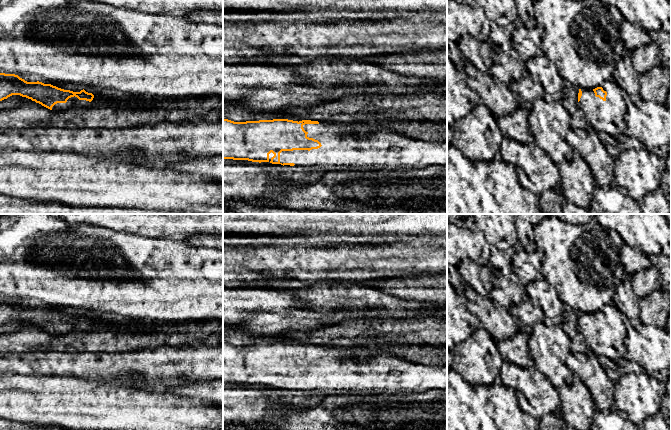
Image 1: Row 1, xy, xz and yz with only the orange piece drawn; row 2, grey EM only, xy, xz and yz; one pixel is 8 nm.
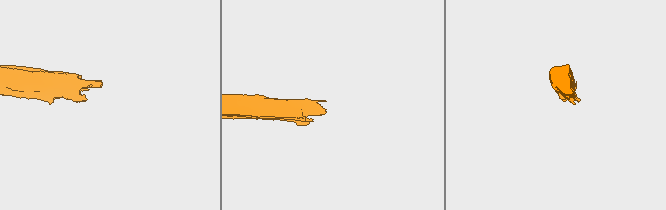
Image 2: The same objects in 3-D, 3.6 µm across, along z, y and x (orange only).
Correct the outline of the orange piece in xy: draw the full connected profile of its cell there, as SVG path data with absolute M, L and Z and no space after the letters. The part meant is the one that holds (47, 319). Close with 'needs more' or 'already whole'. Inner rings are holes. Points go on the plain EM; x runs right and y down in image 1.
M0 297L0 325L20 319L54 335L68 335L74 331L89 331L100 325L99 320L86 316L64 314L42 306L27 306L15 298Z | needs more

